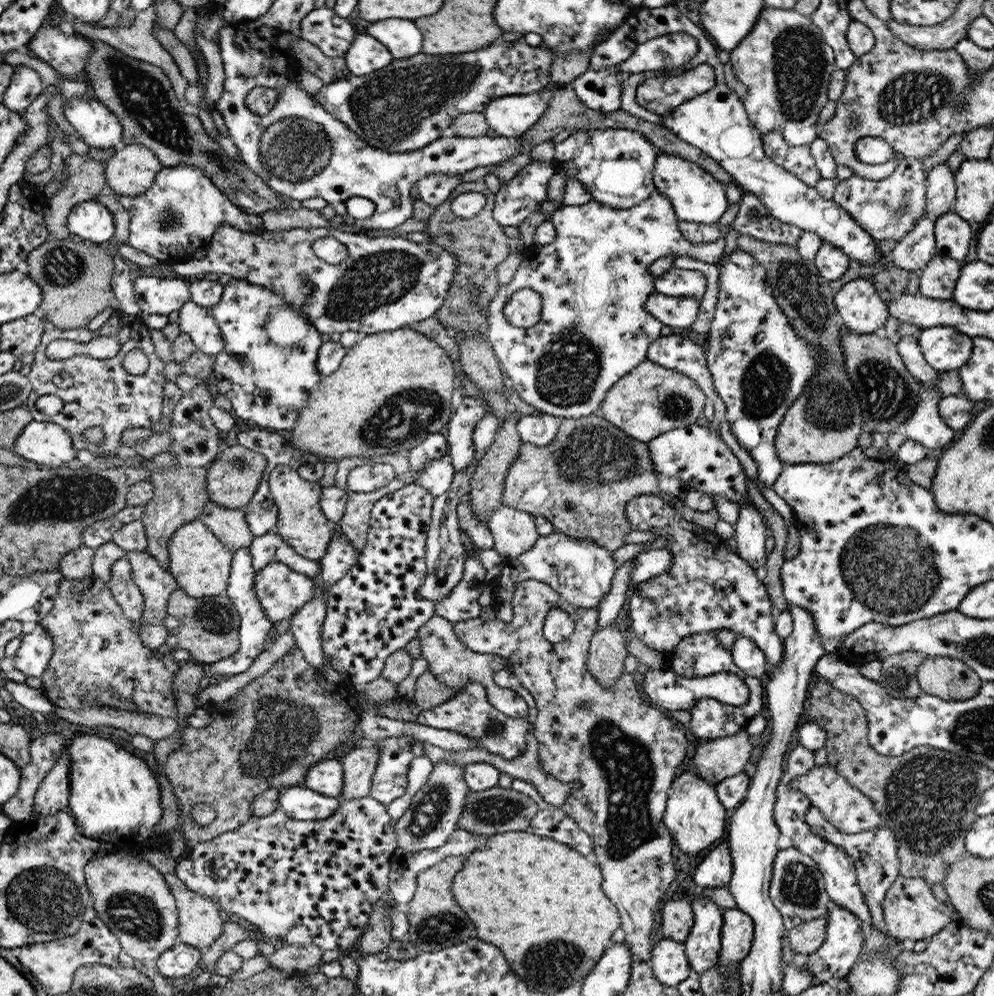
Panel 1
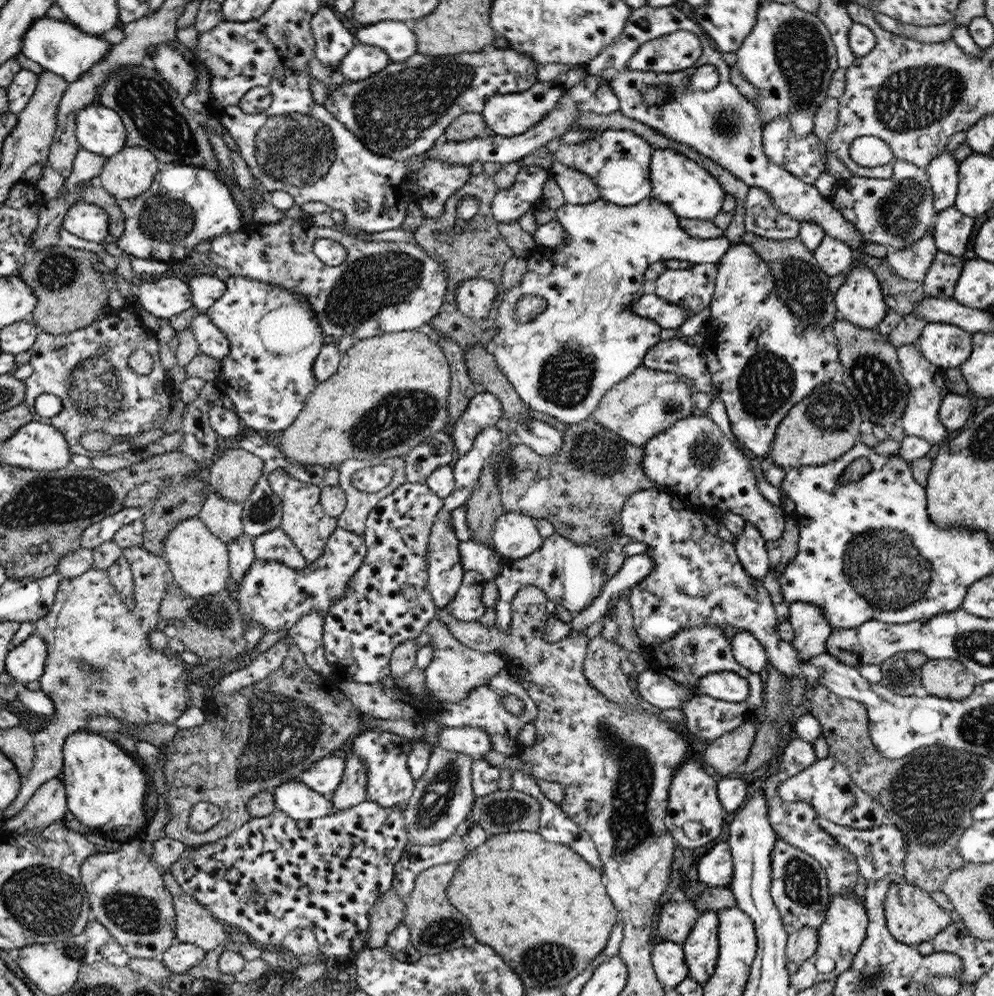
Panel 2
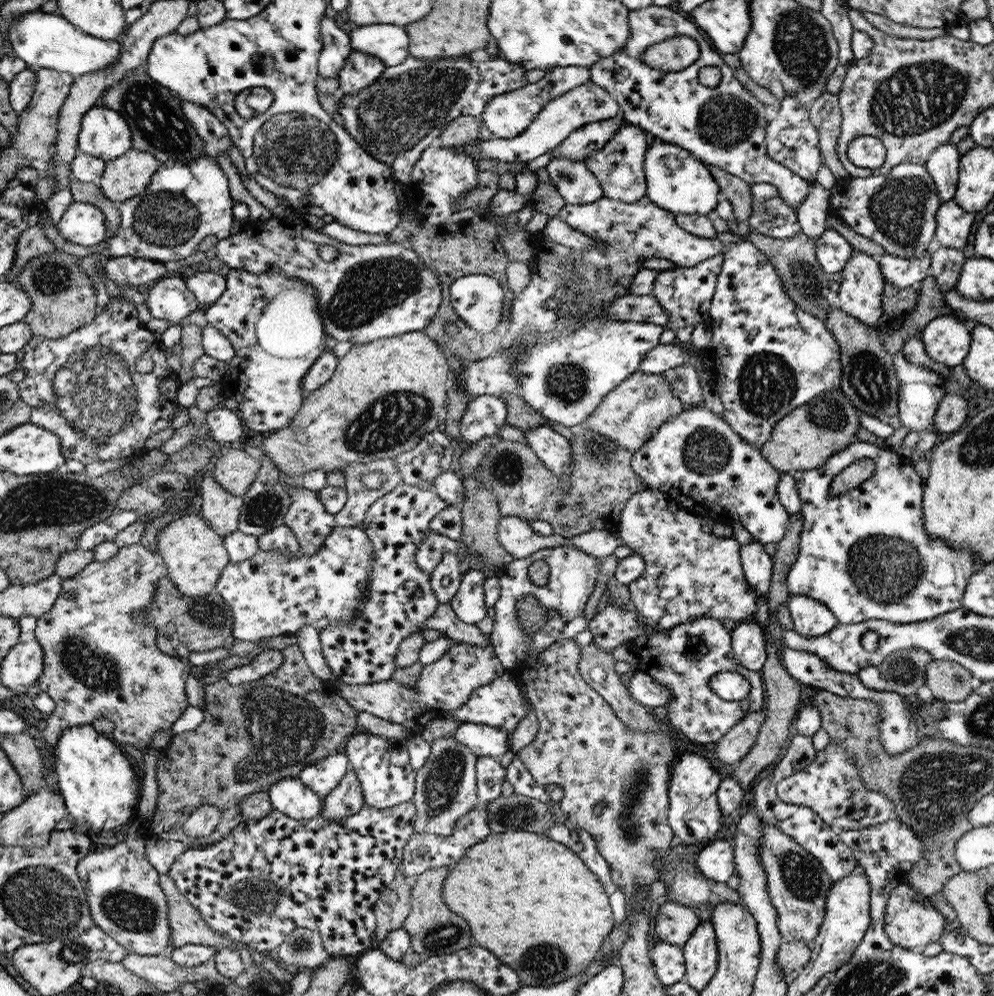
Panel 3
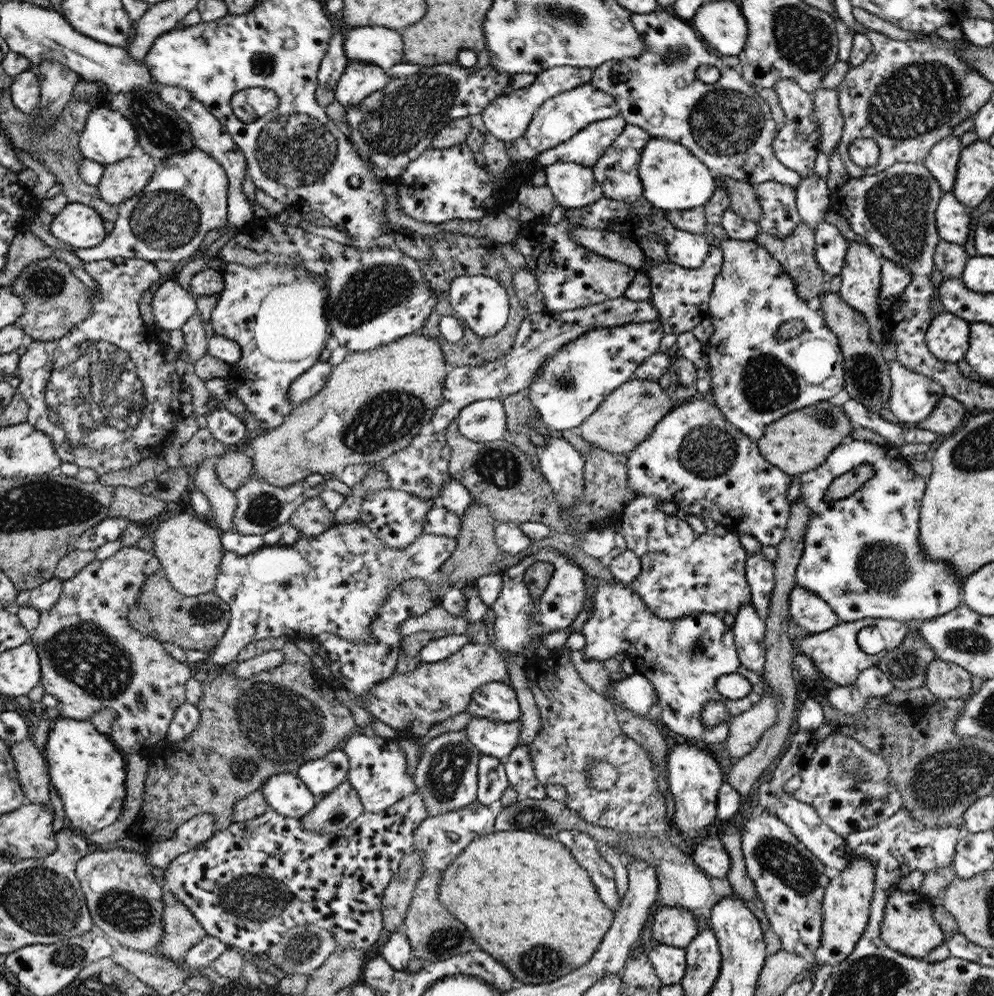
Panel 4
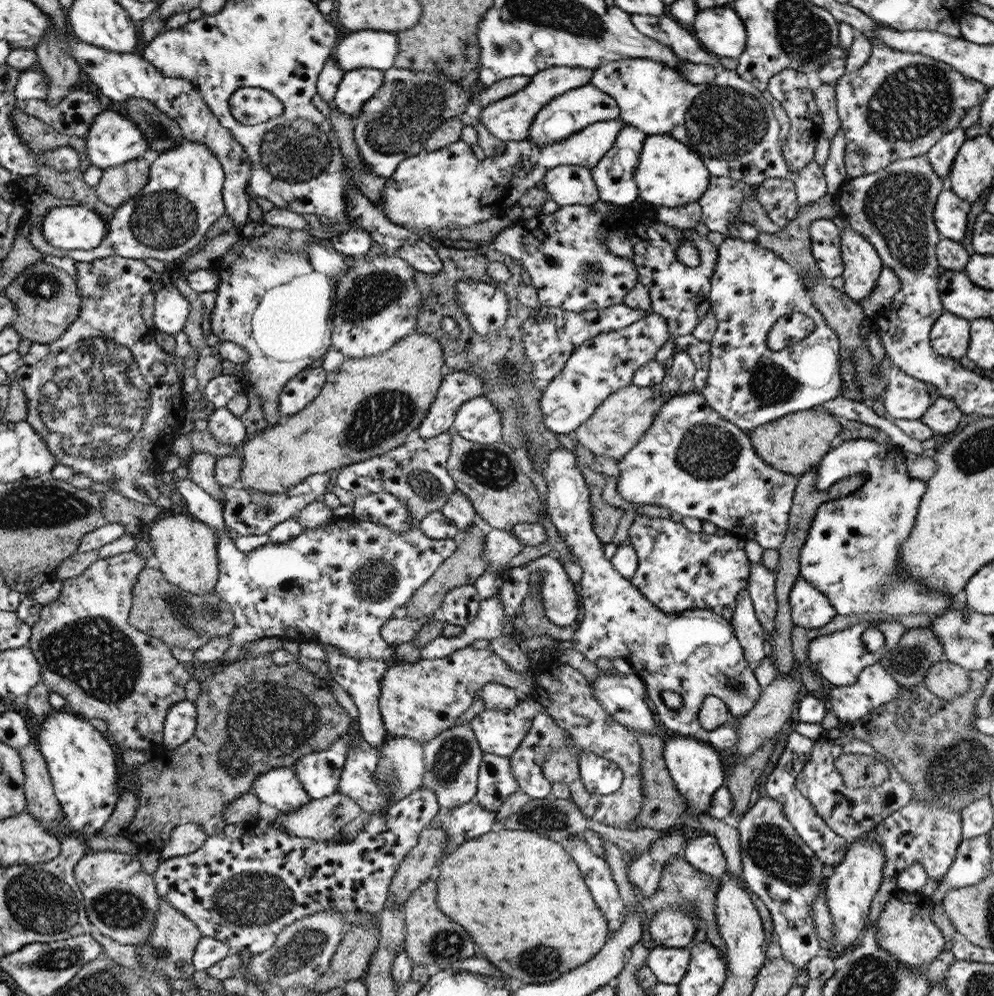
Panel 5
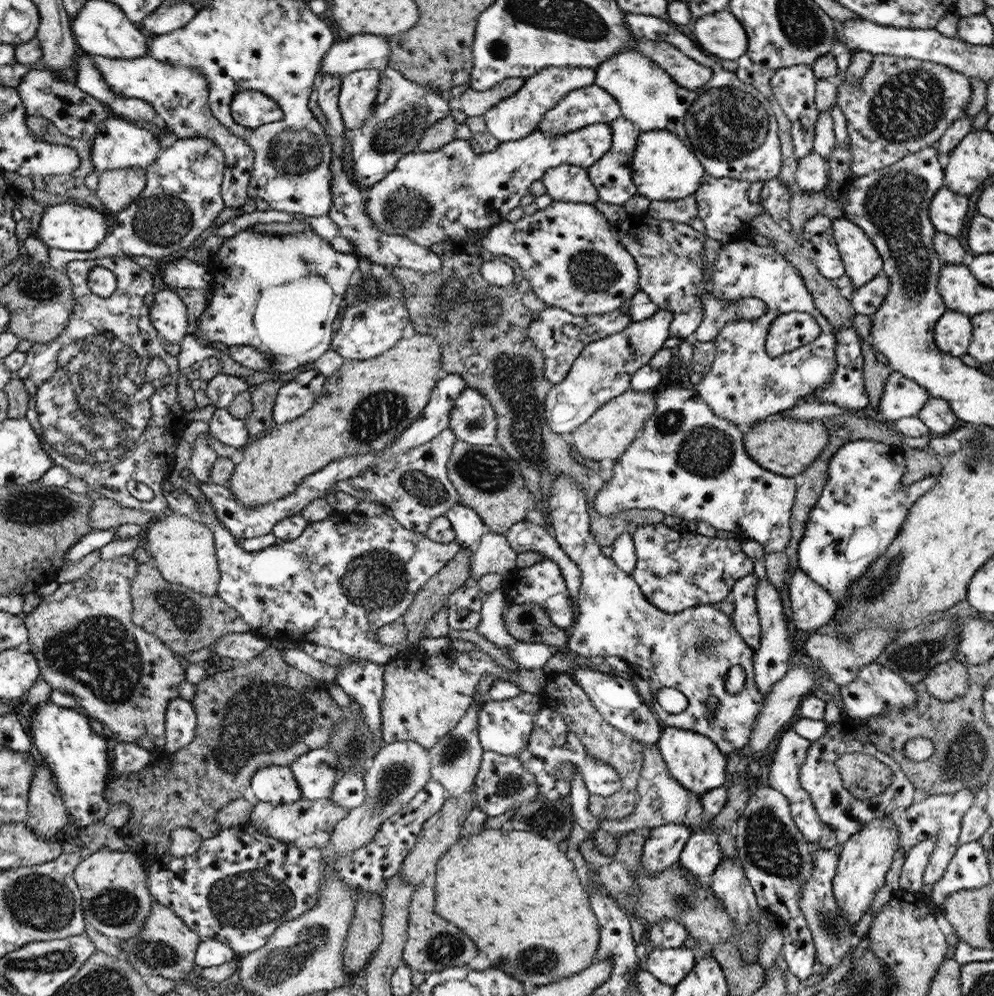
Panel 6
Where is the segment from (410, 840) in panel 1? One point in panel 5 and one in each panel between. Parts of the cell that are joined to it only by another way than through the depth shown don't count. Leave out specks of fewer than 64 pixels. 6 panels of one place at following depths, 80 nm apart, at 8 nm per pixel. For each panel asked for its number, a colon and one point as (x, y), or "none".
2: (444, 798)
3: (446, 786)
4: (447, 779)
5: (452, 759)

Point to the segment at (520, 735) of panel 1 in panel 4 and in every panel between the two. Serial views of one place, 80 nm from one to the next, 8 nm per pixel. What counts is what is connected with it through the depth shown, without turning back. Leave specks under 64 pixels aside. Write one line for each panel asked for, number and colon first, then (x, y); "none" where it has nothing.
2: (483, 708)
3: (499, 703)
4: (498, 701)

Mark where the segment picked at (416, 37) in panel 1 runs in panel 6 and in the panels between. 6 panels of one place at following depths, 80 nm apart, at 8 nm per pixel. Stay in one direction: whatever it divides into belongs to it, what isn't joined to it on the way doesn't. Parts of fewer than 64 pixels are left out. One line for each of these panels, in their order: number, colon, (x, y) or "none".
2: (400, 42)
3: (390, 43)
4: (383, 46)
5: (376, 49)
6: (365, 51)

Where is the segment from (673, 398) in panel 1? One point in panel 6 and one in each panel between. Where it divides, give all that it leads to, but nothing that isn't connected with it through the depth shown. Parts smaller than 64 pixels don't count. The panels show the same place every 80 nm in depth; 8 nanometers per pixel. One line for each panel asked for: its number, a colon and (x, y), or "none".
2: (646, 402)
3: (631, 413)
4: (625, 417)
5: (622, 419)
6: (611, 429)

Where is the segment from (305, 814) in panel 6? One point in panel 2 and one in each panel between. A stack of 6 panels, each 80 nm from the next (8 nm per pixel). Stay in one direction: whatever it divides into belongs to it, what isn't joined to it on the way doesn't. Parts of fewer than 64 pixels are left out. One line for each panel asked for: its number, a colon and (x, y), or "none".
2: (352, 791)
3: (346, 799)
4: (341, 807)
5: (321, 819)

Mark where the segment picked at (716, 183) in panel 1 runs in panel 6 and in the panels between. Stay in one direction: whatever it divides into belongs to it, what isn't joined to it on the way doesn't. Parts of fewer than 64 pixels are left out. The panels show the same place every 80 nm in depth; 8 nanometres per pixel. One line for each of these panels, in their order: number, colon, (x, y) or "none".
2: (689, 190)
3: (676, 181)
4: (672, 177)
5: (668, 173)
6: (664, 168)

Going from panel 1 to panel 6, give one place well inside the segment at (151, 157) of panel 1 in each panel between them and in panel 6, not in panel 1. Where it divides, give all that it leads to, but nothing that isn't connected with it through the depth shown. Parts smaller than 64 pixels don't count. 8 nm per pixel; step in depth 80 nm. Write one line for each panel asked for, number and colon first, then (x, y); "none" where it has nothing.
2: (128, 174)
3: (125, 177)
4: (121, 180)
5: (118, 184)
6: (117, 189)

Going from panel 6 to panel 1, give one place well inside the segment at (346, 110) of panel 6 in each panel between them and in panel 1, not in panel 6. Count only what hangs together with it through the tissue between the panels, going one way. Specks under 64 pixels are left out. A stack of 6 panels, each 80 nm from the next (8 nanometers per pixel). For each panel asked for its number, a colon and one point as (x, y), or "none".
1: (366, 55)
2: (363, 61)
3: (359, 71)
4: (360, 79)
5: (358, 86)

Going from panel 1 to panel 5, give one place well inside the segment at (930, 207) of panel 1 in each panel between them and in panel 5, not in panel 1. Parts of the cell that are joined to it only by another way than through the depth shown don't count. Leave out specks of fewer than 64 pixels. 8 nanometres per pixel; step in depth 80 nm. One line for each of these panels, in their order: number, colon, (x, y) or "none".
2: (942, 171)
3: (943, 166)
4: (941, 161)
5: (941, 155)

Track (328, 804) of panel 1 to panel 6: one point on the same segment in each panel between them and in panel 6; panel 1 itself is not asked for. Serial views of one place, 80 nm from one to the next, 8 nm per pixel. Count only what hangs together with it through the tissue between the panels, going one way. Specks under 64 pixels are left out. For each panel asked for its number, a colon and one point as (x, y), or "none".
2: (295, 798)
3: (290, 795)
4: (285, 792)
5: (280, 788)
6: (275, 784)

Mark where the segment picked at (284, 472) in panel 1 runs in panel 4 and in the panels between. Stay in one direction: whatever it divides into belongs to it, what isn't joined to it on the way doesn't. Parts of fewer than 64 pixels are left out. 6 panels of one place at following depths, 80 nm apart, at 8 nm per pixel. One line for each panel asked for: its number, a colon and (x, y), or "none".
2: (304, 522)
3: (311, 524)
4: (311, 519)

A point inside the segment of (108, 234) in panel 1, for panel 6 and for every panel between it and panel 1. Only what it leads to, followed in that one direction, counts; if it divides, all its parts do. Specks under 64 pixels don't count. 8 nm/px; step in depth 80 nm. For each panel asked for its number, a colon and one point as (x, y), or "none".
2: (86, 220)
3: (82, 223)
4: (79, 225)
5: (76, 227)
6: (65, 226)

